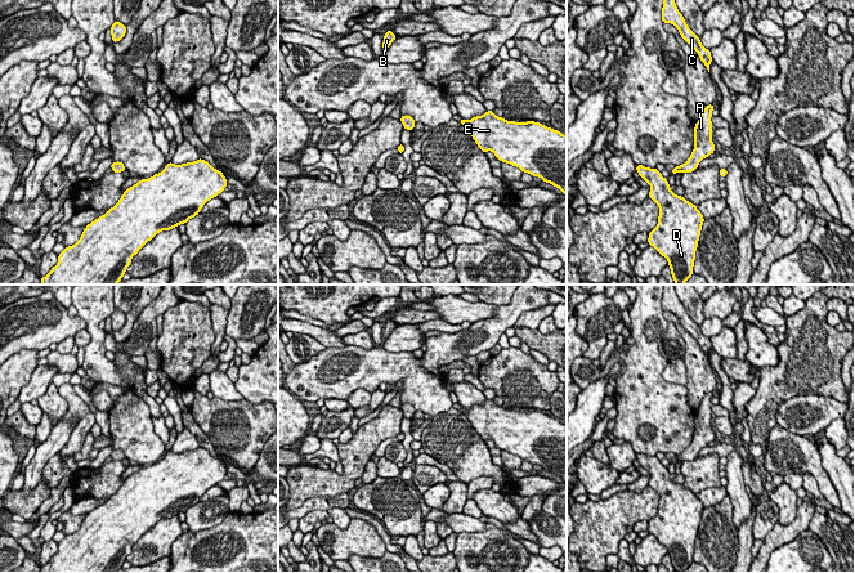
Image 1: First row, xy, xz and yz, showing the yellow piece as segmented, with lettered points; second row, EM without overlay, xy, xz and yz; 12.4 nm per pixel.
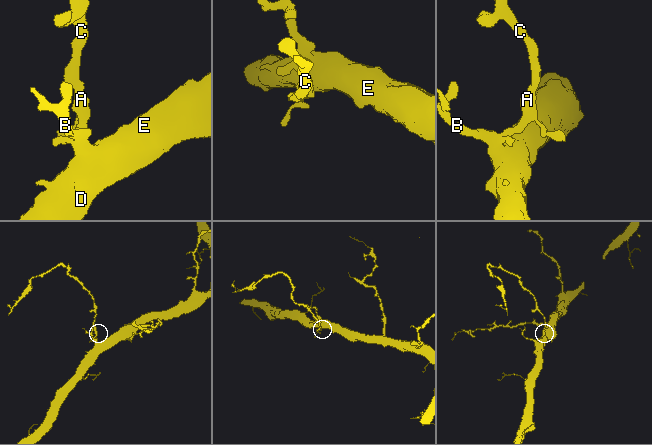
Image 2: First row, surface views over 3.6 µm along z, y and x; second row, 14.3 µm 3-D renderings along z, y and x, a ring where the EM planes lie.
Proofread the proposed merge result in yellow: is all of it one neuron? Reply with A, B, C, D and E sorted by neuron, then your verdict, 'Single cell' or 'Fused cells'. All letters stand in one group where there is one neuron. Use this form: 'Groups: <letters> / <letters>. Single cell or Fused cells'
Groups: A B C D E. Single cell

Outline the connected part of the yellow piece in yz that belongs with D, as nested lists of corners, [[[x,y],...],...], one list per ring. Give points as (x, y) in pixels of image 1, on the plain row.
[[[637,453],[636,460],[650,474],[649,487],[659,496],[658,512],[649,520],[648,532],[667,547],[675,573],[684,573],[693,563],[695,540],[704,506],[695,493],[670,478],[668,469],[662,465],[657,456],[650,457]]]

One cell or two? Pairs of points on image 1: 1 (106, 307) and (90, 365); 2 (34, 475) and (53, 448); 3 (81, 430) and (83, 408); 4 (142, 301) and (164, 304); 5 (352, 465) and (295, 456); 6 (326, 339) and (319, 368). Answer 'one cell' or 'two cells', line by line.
1: one cell
2: one cell
3: two cells
4: two cells
5: two cells
6: two cells

